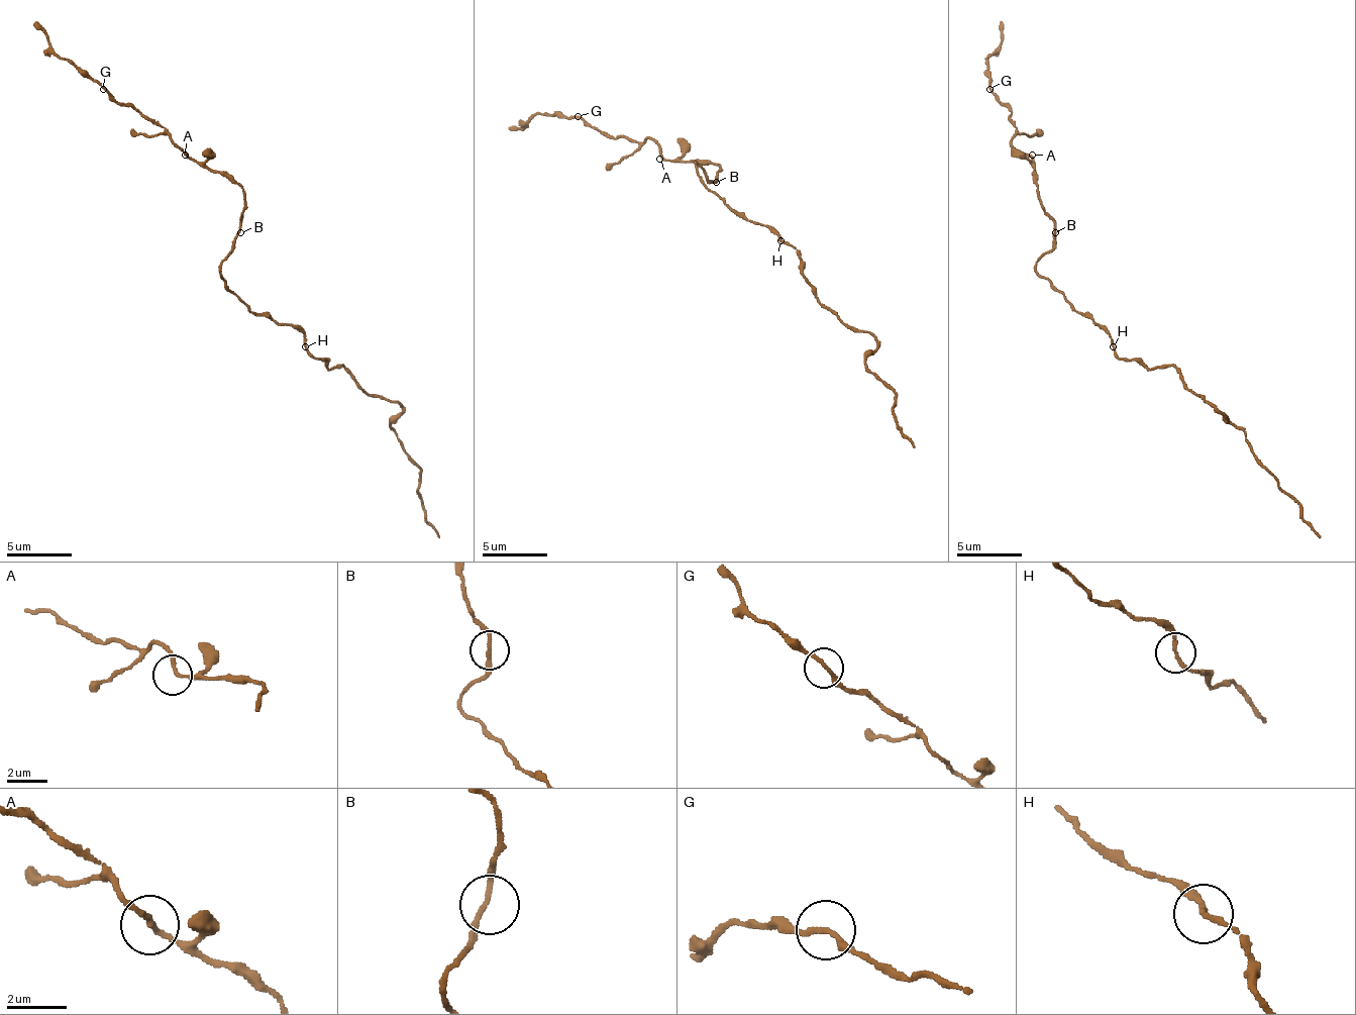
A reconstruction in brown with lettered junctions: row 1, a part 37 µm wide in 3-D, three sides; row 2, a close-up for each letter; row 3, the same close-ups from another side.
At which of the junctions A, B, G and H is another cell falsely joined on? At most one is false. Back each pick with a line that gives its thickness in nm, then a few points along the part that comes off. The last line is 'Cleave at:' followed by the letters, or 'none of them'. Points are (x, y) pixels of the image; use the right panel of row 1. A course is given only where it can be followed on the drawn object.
Cleave at: none of them

